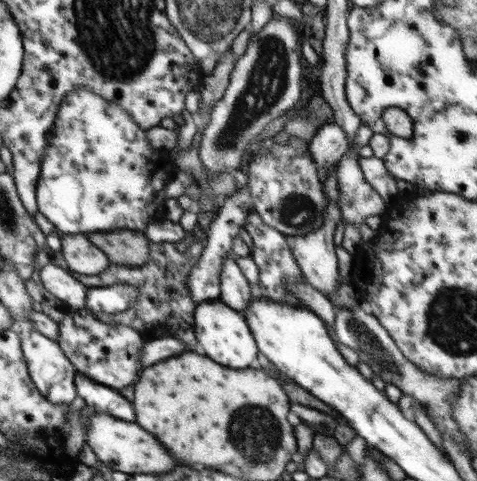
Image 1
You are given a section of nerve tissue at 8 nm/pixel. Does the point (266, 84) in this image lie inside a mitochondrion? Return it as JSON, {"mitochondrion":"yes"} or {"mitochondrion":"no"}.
{"mitochondrion":"yes"}

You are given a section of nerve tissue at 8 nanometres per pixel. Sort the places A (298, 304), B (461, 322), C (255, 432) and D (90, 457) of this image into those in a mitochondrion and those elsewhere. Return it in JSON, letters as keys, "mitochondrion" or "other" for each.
{"A":"other","B":"mitochondrion","C":"mitochondrion","D":"other"}

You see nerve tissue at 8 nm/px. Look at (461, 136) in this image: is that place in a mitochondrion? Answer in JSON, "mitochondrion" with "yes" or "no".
{"mitochondrion":"no"}

